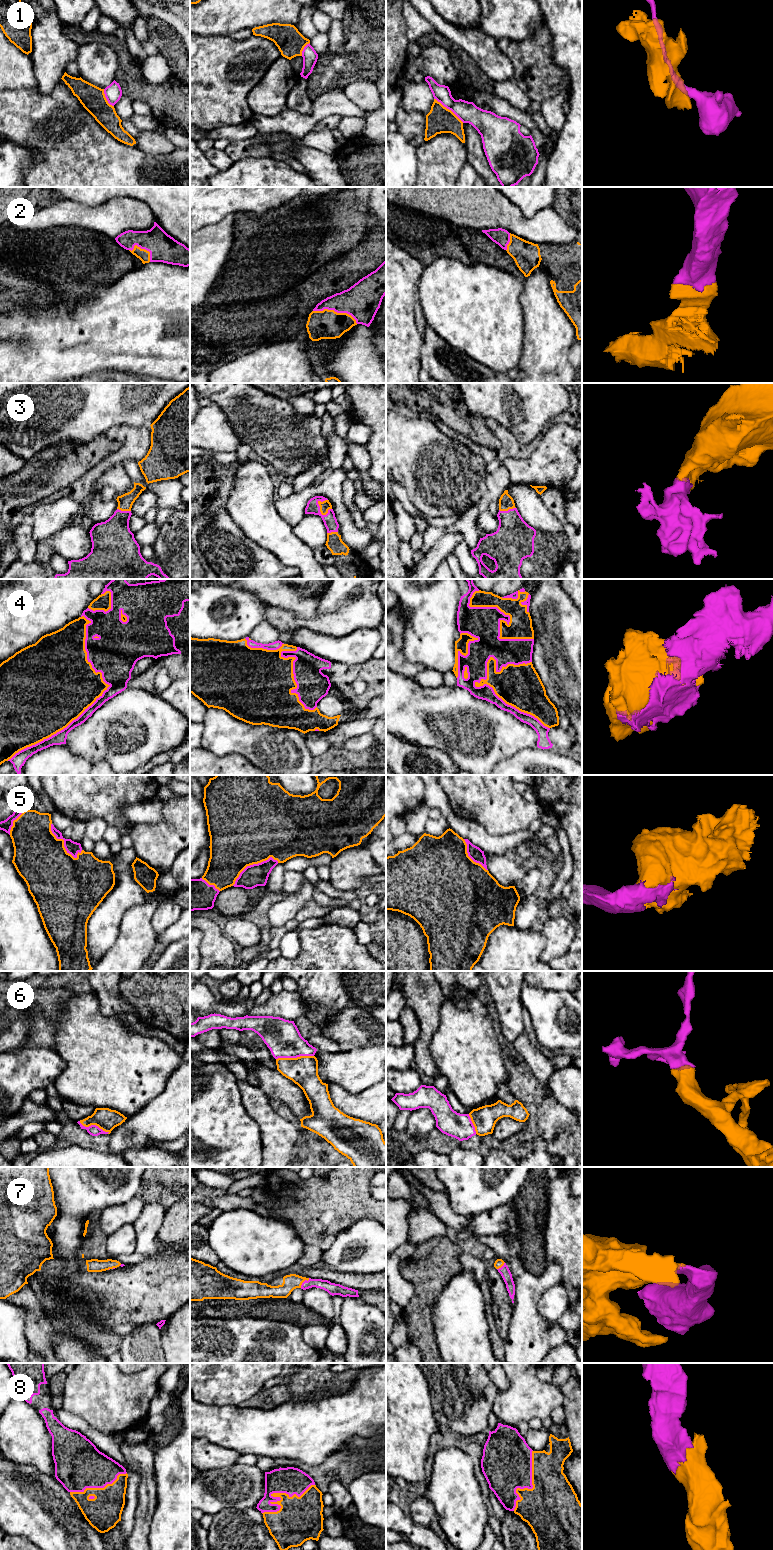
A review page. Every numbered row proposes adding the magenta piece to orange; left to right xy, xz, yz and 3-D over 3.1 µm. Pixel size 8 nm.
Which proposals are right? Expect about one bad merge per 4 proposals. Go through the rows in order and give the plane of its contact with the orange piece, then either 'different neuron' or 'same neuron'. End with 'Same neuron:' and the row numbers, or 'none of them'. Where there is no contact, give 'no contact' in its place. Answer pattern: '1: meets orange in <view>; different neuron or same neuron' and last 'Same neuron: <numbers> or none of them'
1: meets orange in yz; different neuron
2: meets orange in xz; same neuron
3: meets orange in xz; same neuron
4: meets orange in xy; same neuron
5: meets orange in xy; same neuron
6: meets orange in xz; same neuron
7: meets orange in xz; same neuron
8: meets orange in xz; same neuron
Same neuron: 2, 3, 4, 5, 6, 7, 8

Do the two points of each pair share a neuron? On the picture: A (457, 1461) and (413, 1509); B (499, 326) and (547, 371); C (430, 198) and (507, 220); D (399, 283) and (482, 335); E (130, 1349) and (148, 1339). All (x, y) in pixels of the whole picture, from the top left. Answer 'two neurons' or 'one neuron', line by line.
A: two neurons
B: two neurons
C: one neuron
D: two neurons
E: one neuron

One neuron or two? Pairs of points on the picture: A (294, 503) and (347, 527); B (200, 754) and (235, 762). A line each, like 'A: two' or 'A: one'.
A: one
B: one

